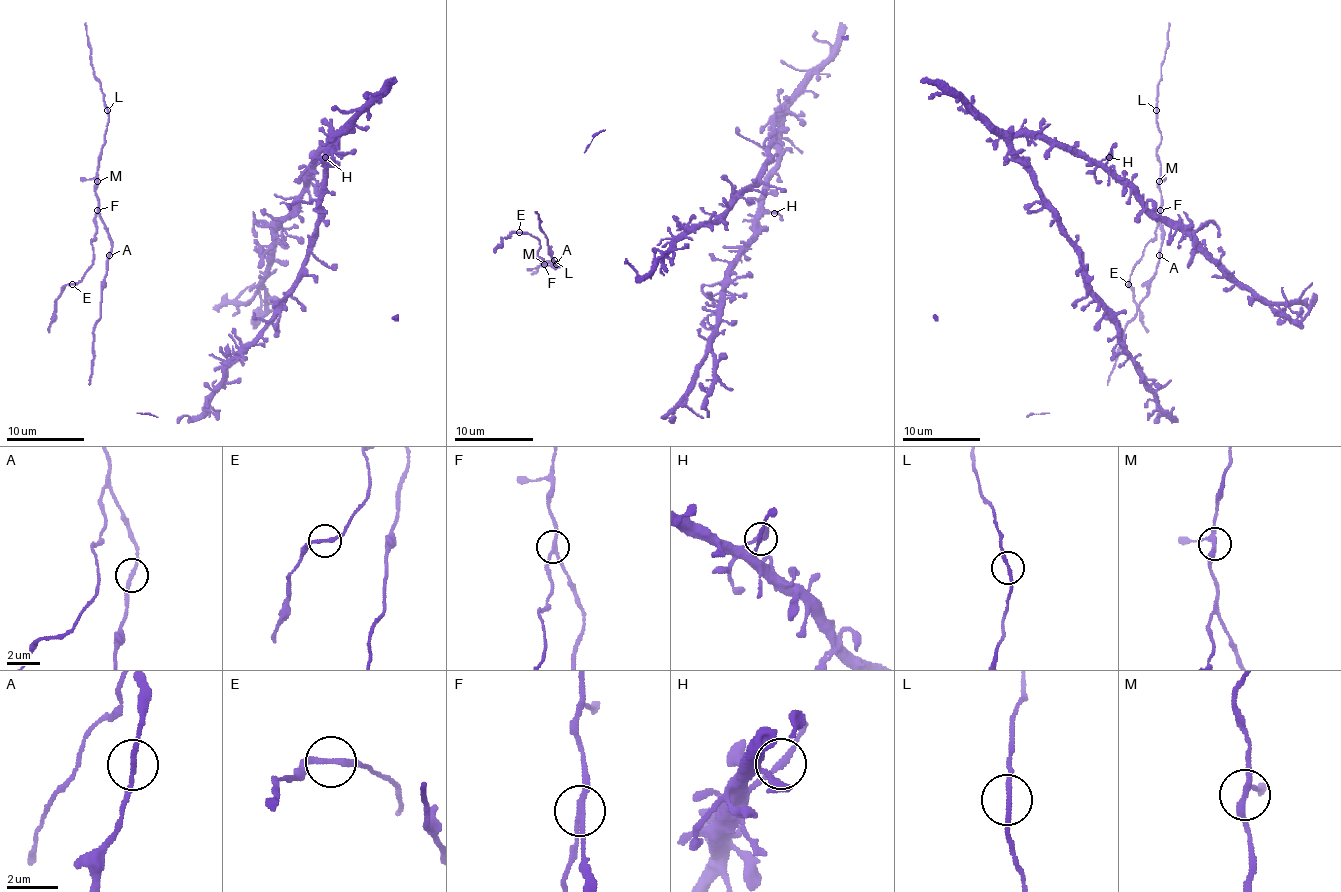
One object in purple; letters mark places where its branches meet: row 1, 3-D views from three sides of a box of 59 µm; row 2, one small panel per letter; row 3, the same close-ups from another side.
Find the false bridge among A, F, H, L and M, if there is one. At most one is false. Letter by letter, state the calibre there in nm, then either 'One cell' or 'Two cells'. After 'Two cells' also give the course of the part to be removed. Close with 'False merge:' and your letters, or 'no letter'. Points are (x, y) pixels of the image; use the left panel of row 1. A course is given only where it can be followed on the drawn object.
A: Thickness 200 nm. One cell
F: Thickness 170 nm. Two cells. Course of the part to remove: (97, 210), (92, 245), (94, 262), (80, 280), (66, 286), (57, 299), (49, 332)
H: Thickness 200 nm. One cell
L: Thickness 160 nm. One cell
M: Thickness 220 nm. One cell
False merge: F

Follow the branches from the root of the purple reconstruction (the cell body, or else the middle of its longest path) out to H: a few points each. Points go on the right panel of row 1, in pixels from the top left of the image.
H: (1120, 332), (1087, 284), (1076, 243), (1011, 140), (1046, 136), (1097, 161), (1105, 163), (1109, 157)

